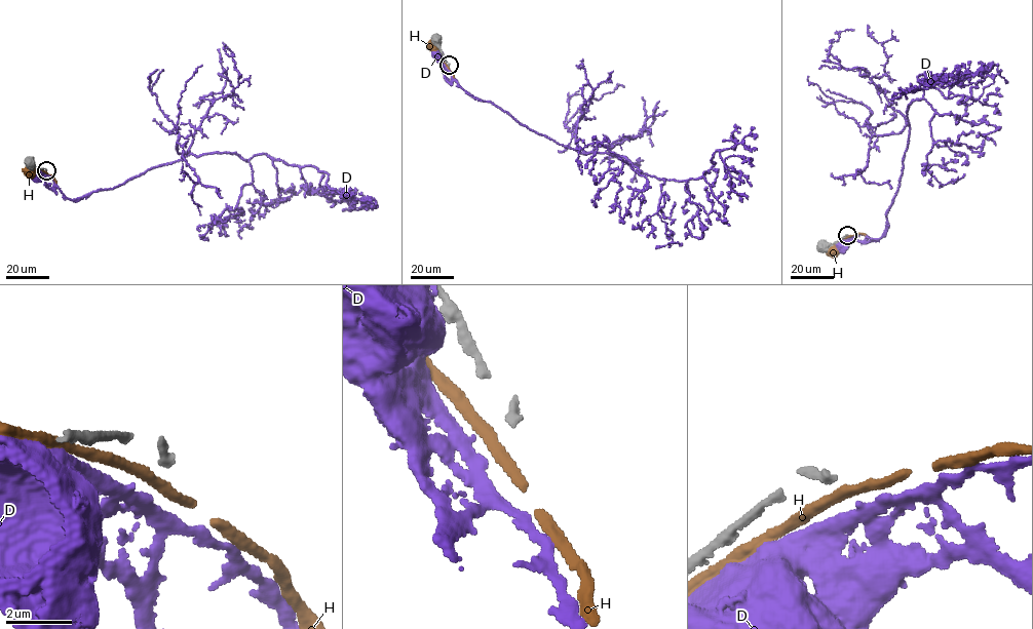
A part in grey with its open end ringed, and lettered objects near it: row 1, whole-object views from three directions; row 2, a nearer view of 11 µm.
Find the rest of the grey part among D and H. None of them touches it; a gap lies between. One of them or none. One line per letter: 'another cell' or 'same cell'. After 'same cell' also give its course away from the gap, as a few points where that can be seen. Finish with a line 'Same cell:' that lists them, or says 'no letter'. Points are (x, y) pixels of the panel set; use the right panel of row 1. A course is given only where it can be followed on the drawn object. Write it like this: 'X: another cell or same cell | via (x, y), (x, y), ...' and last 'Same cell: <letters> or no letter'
D: another cell
H: another cell
Same cell: no letter

